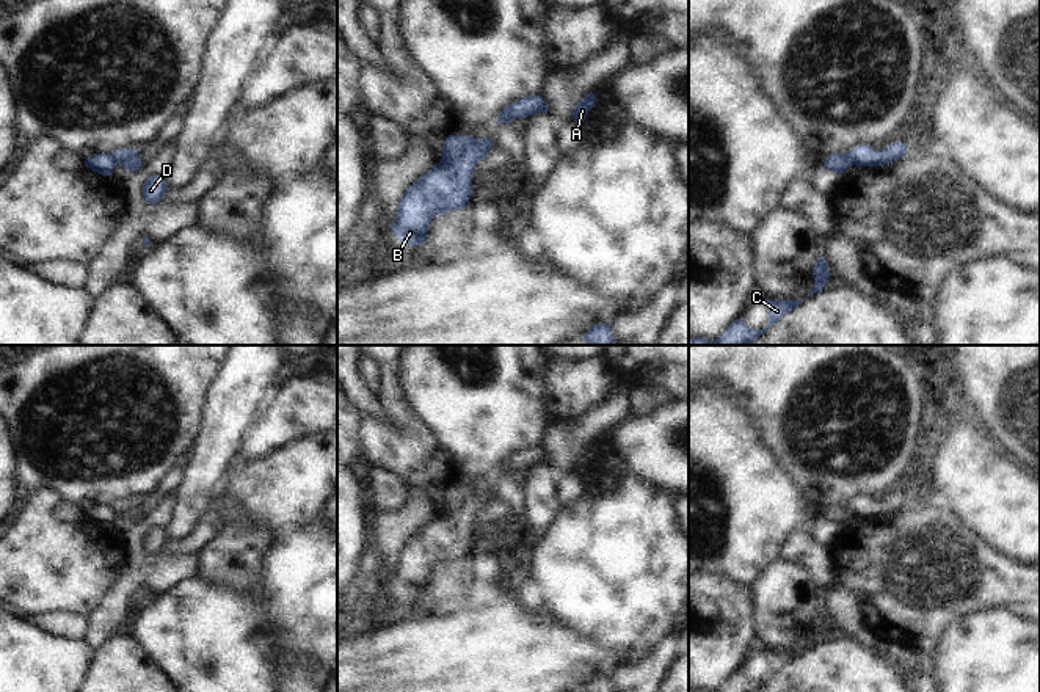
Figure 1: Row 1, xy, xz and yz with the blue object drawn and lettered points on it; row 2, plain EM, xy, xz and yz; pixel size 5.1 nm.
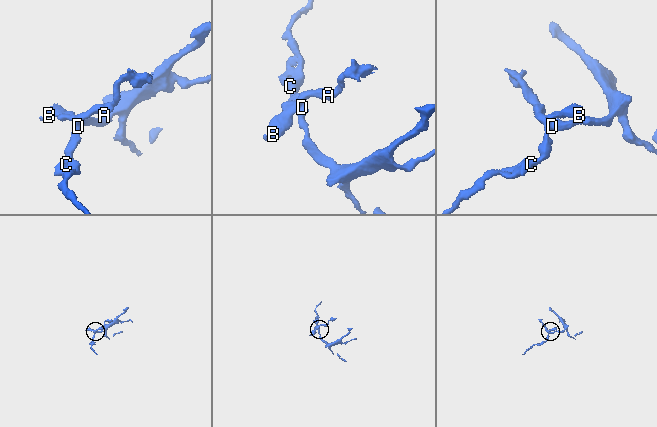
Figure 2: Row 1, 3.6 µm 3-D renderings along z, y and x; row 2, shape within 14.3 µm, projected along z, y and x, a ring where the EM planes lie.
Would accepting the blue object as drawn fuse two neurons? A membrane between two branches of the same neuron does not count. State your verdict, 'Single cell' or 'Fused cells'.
Fused cells

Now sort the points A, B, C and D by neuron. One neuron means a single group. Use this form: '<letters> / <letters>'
A C D / B

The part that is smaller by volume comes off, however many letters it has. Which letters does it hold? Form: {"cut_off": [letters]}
{"cut_off": ["B"]}

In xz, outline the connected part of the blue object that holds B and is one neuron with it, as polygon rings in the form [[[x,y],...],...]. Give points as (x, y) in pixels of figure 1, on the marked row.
[[[478,143],[467,144],[455,162],[441,160],[406,188],[391,226],[405,246],[422,245],[436,215],[466,209],[474,191],[471,177],[485,157]]]

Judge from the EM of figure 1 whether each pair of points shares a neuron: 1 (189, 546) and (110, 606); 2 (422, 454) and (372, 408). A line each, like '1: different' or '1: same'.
1: different
2: different

